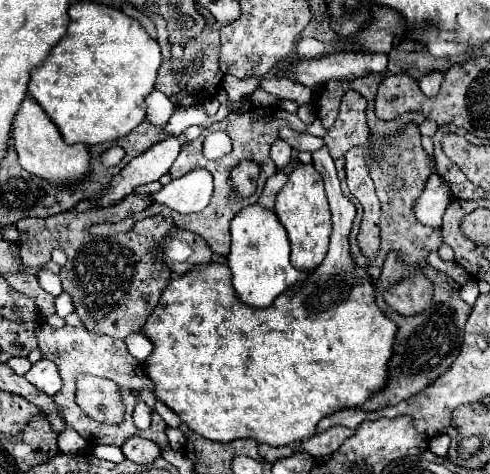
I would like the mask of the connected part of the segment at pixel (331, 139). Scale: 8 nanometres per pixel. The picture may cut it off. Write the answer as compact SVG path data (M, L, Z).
M345 92L339 108L339 118L323 136L325 146L331 152L331 158L335 160L339 178L345 178L343 170L345 152L351 146L363 146L369 140L365 110L367 110L367 100L359 92Z

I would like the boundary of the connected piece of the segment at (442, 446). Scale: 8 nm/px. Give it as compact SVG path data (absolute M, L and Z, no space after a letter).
M441 434L441 436L435 436L429 444L429 450L435 454L435 456L441 456L445 458L447 452L449 452L449 446L451 446L451 438L447 434Z

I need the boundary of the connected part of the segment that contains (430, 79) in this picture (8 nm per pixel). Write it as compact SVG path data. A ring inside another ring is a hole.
M431 72L427 74L419 81L419 87L421 91L428 97L434 97L438 94L441 84L444 79L442 72Z

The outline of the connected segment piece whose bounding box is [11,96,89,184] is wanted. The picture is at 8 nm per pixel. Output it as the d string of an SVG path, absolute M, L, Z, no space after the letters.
M31 96L21 102L21 108L15 114L11 140L19 154L19 164L39 178L45 178L53 184L67 184L79 182L89 174L89 148L85 144L65 144L59 128L49 120L49 116Z

